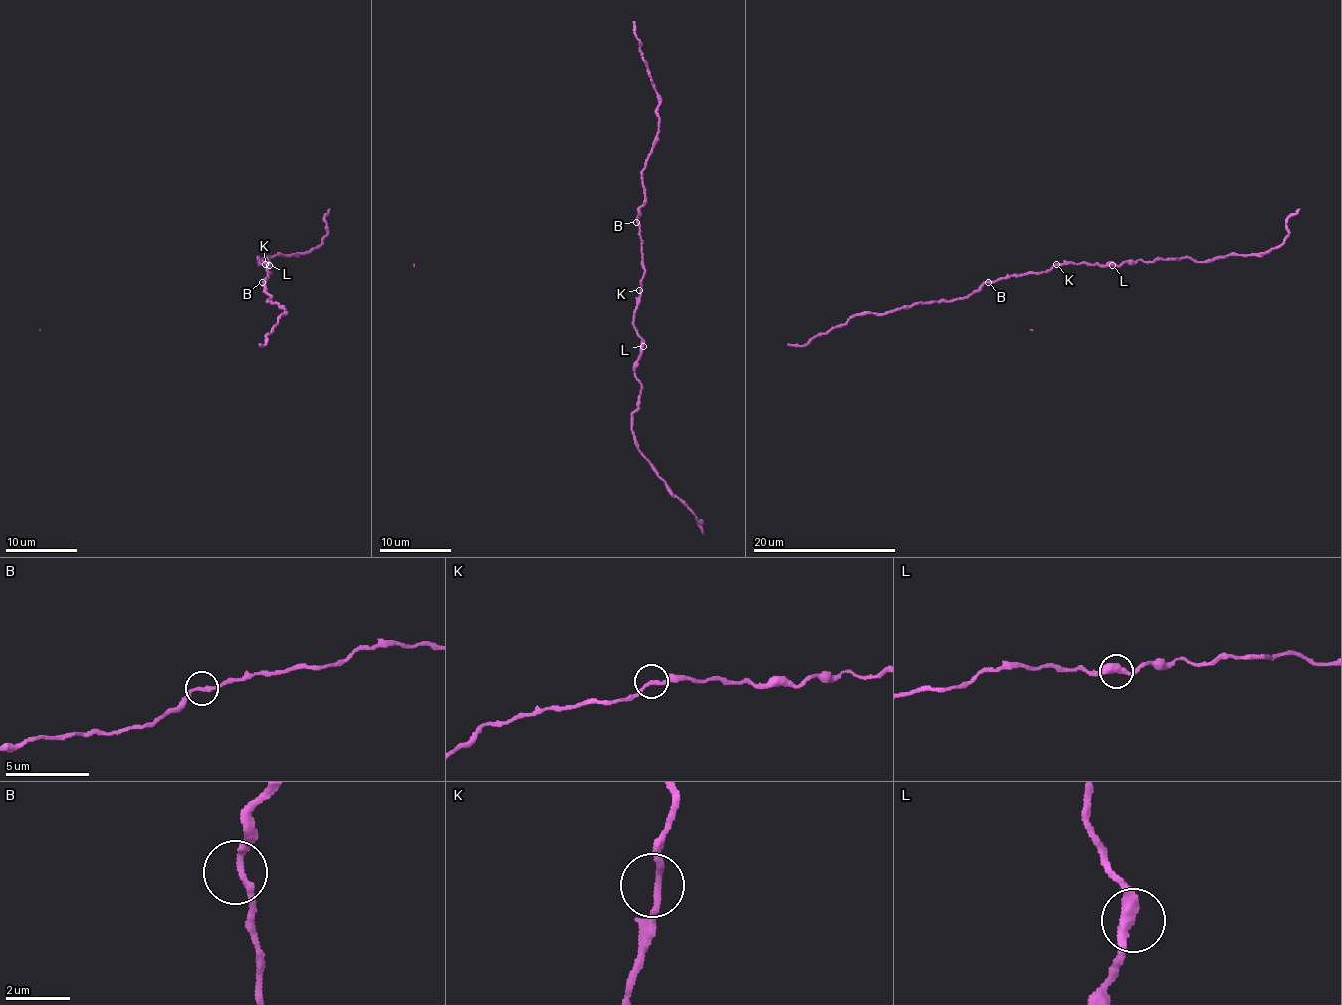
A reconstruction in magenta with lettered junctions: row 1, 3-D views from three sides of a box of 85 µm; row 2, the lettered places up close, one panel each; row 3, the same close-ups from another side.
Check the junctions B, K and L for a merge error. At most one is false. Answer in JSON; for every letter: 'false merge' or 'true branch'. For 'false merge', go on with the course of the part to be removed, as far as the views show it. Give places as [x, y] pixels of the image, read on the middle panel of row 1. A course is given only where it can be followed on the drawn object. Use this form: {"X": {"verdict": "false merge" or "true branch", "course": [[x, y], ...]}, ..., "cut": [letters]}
{"B": {"verdict": "true branch"}, "K": {"verdict": "true branch"}, "L": {"verdict": "true branch"}, "cut": []}

